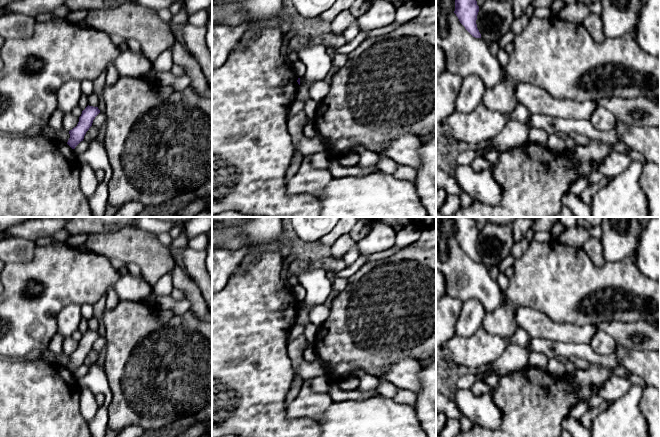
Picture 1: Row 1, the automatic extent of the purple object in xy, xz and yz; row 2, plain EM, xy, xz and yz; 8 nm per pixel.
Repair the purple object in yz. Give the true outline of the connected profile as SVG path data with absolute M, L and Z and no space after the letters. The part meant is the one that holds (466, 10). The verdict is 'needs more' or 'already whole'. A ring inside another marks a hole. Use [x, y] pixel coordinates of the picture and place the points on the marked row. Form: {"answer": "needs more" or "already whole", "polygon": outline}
{"answer": "already whole", "polygon": "M455 0L454 13L465 29L475 38L481 38L476 24L478 12L479 6L476 0Z"}

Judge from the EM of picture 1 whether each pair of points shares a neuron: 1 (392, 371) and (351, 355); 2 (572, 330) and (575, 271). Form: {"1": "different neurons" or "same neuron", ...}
{"1": "different neurons", "2": "different neurons"}

